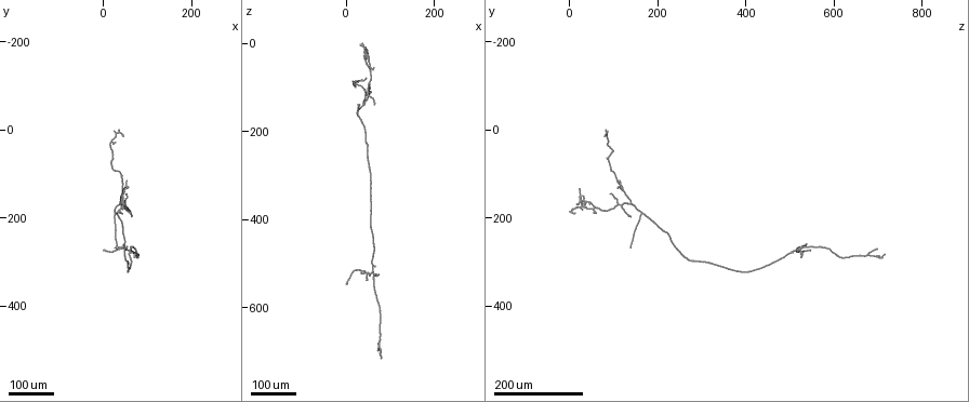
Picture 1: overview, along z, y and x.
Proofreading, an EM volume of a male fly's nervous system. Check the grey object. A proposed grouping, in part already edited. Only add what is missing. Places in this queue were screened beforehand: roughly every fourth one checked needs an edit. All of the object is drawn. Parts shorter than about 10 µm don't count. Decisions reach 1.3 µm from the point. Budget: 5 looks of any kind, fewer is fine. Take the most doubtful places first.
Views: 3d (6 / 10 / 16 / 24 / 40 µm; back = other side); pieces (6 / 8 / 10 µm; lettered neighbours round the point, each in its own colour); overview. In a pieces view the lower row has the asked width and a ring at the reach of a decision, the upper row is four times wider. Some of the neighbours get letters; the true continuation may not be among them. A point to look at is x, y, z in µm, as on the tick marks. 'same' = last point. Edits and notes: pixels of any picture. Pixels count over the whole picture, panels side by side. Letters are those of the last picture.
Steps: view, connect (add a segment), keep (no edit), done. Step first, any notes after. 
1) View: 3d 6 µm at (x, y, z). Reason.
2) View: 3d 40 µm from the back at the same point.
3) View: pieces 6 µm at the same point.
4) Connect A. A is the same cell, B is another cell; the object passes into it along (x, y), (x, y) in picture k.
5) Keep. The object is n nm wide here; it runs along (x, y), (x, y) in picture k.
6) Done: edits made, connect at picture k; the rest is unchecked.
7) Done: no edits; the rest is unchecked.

View: 3d 24 µm at (45, 185, 10). End of a long branch.

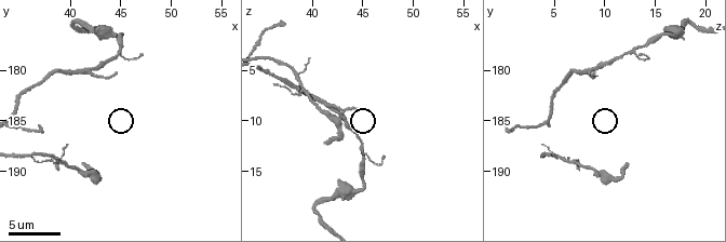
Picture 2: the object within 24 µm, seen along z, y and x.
View: pieces 6 µm at (41.4, 189.4, 12.2). See the neighbours.

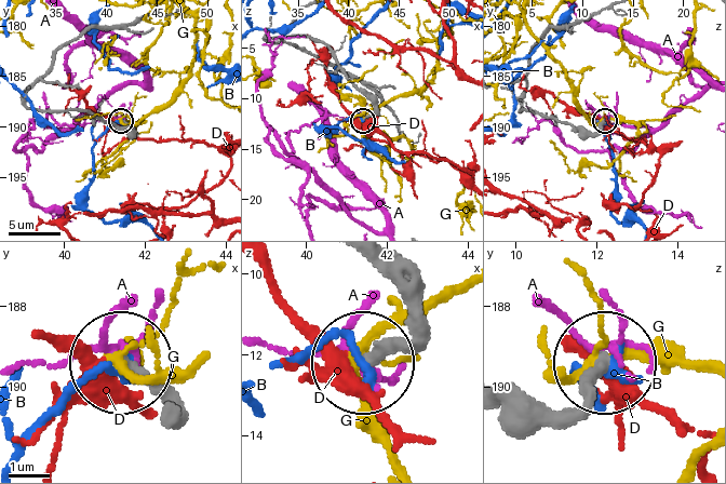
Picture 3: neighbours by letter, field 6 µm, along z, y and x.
Keep. A, B, D and G are other cells; it runs along (164, 411), (126, 362) in picture 3; none of them fits.

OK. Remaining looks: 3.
View: 3d 24 µm at (50, 10, 80). Tapers out.

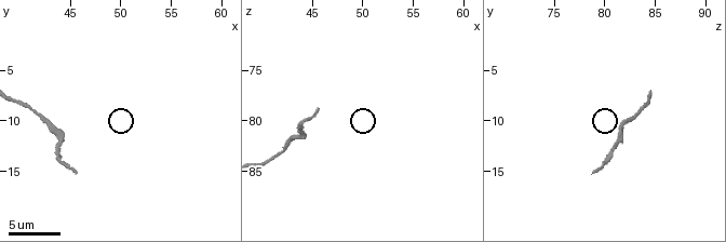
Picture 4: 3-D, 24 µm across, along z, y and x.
View: pieces 8 µm at (45.4, 15.0, 78.8). See the neighbours.

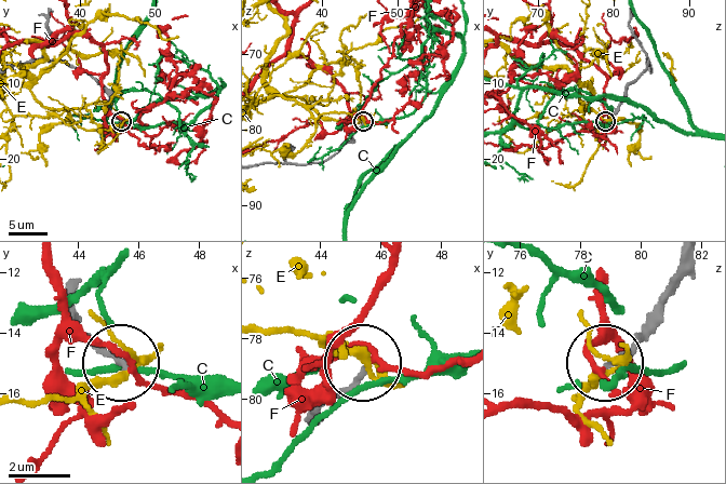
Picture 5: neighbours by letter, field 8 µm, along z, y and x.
Keep. The object is 160 nm wide here; C, E and F are other cells; no lettered segment goes on from it.

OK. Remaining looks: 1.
Done: no edits; the rest is unchecked.

